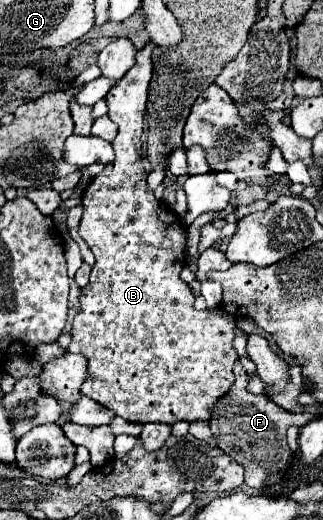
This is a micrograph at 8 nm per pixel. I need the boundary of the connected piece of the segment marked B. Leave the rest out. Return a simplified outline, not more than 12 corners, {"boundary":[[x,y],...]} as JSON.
{"boundary":[[155,45],[107,93],[115,161],[69,353],[135,423],[209,421],[235,317],[195,311],[181,219],[147,193]]}

